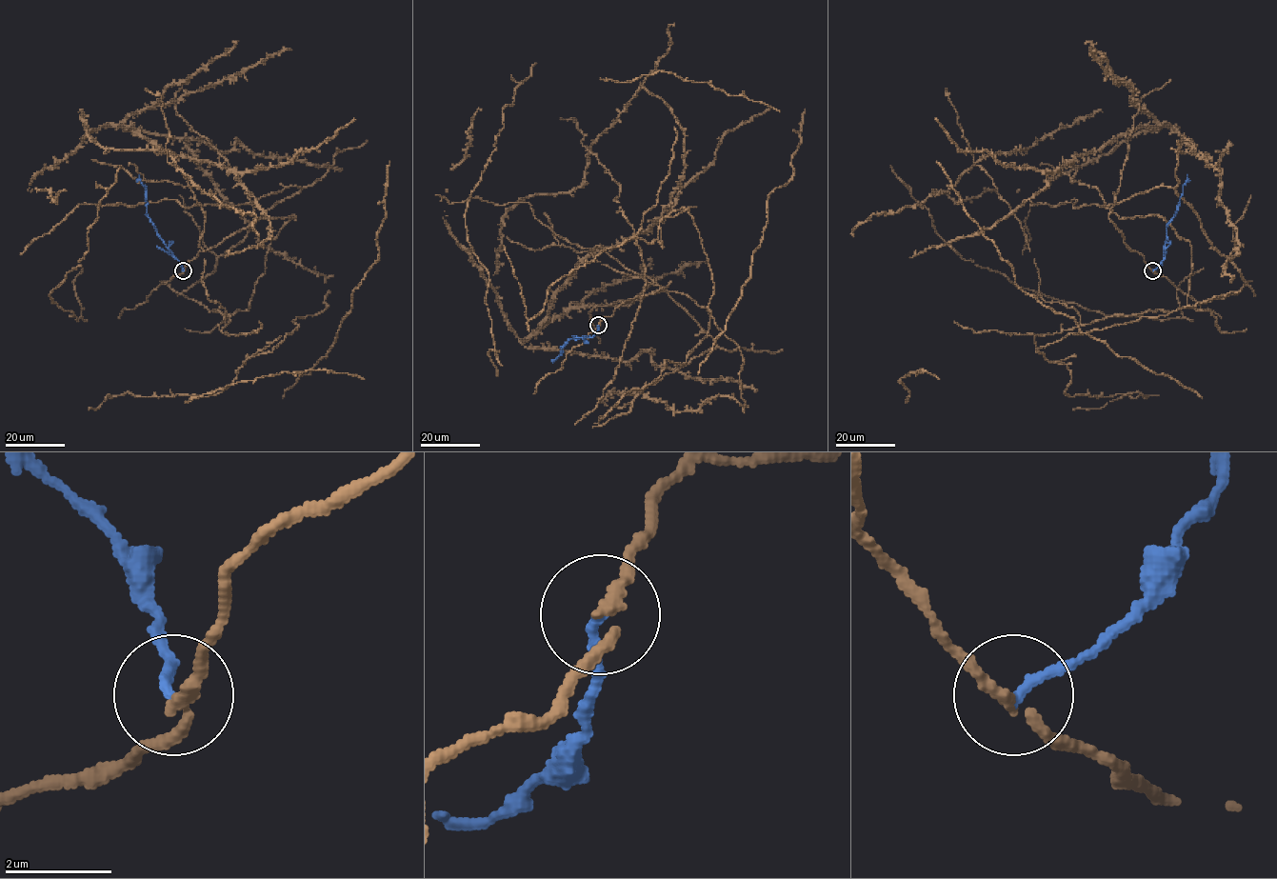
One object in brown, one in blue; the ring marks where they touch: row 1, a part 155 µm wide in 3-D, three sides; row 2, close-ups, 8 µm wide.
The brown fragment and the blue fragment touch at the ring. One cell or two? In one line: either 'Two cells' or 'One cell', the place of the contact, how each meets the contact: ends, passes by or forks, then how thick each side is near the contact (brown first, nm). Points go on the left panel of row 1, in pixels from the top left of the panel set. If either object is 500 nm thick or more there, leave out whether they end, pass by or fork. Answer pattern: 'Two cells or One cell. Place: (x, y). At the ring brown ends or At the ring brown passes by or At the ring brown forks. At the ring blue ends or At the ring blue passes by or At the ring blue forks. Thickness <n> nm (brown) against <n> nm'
Two cells. Place: (183, 270). At the ring brown passes by. At the ring blue ends. Thickness 190 nm (brown) against 180 nm

